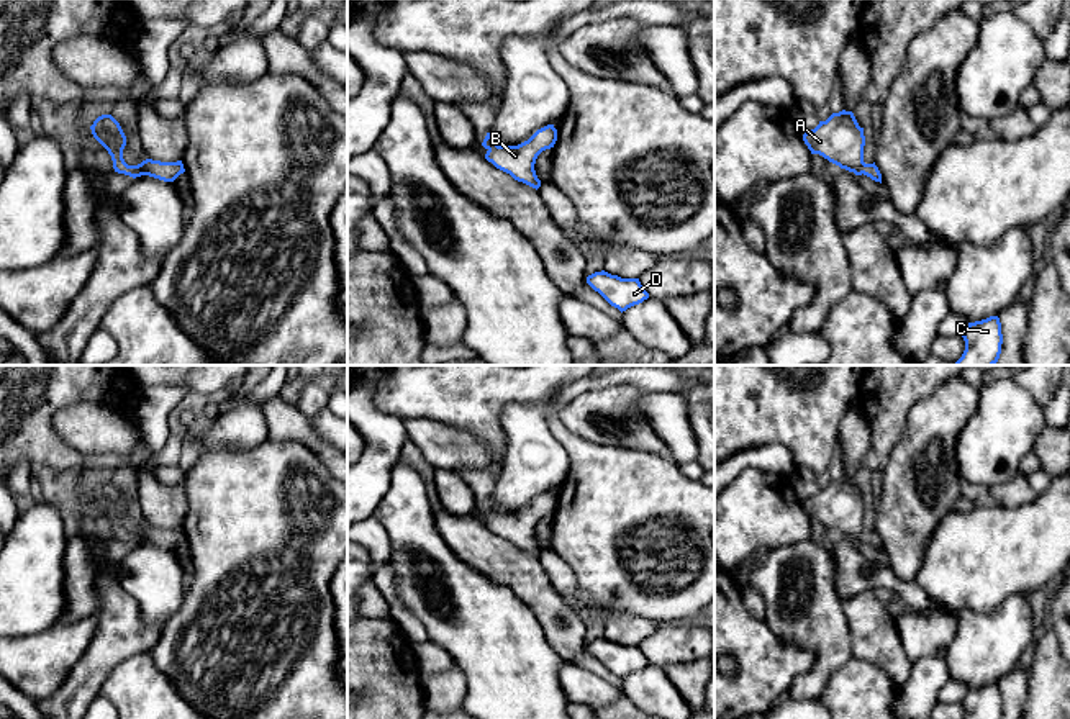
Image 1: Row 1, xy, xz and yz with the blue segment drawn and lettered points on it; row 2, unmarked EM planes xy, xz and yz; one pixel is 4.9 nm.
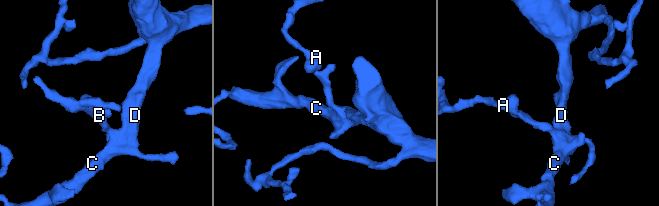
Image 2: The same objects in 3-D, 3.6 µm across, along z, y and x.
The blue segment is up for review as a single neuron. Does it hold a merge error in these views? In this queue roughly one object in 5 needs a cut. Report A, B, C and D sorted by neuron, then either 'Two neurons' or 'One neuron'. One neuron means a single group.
Groups: A B C D. One neuron

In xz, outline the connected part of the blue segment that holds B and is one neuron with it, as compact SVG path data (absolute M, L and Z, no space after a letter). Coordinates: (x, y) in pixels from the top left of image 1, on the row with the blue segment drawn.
M547 124L518 146L498 146L490 133L487 133L482 146L487 149L485 159L496 169L537 190L541 180L534 170L536 159L542 151L554 147L555 141L557 129L554 124Z

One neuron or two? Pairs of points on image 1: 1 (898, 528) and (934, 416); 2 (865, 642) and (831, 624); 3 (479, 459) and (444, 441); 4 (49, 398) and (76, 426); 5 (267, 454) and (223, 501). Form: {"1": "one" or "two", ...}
{"1": "one", "2": "two", "3": "one", "4": "two", "5": "one"}

